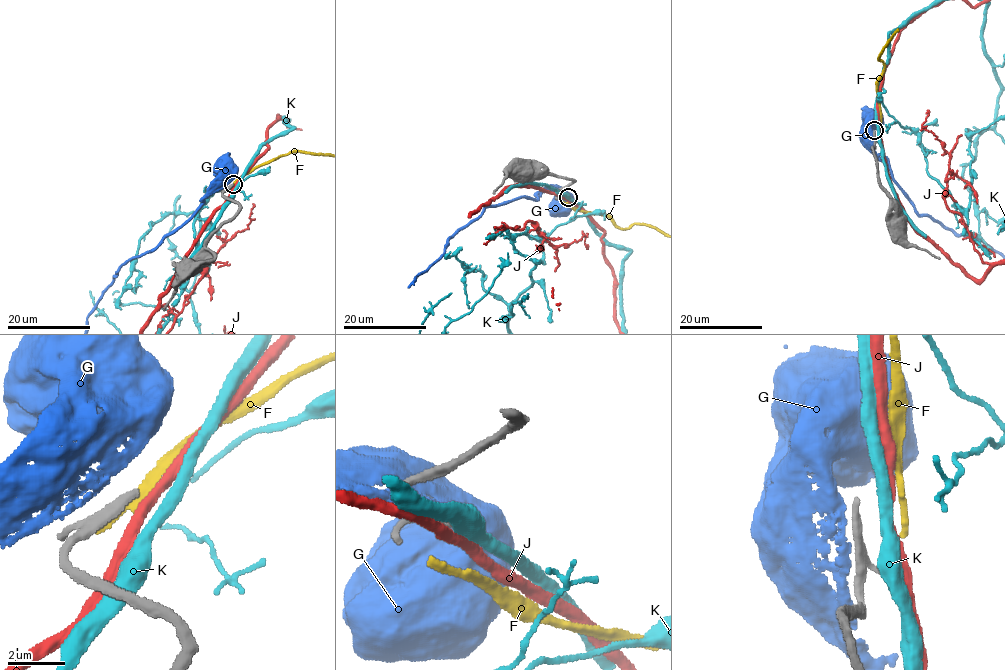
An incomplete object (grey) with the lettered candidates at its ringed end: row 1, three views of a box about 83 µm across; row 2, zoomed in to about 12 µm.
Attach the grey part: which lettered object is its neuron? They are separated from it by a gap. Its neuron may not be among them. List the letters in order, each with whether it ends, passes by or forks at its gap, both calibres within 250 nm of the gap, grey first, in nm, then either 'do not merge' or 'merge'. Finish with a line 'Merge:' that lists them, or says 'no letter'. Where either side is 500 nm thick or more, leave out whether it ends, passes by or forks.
F: it passes by | 260/260 nm | do not merge
G: 260/650 nm | do not merge
J: it passes by | 260/360 nm | do not merge
K: it passes by | 260/400 nm | do not merge
Merge: no letter

